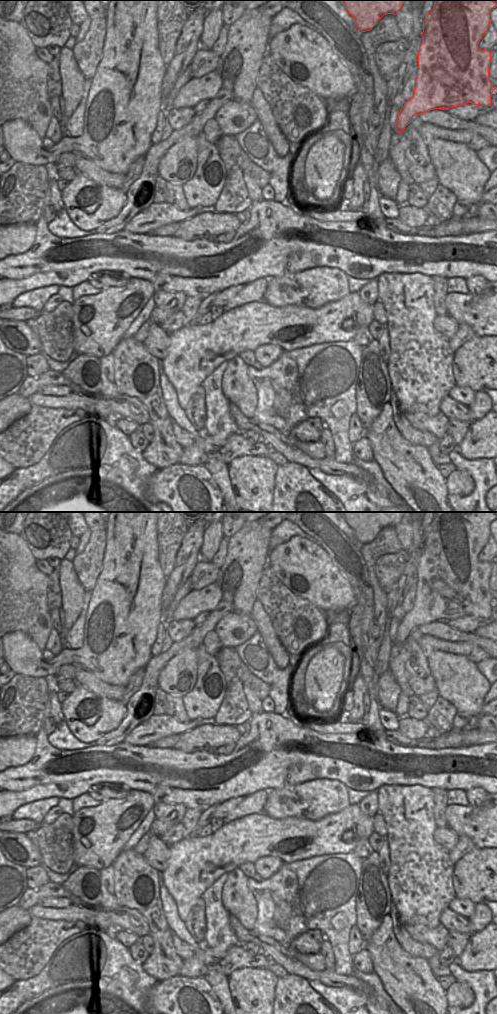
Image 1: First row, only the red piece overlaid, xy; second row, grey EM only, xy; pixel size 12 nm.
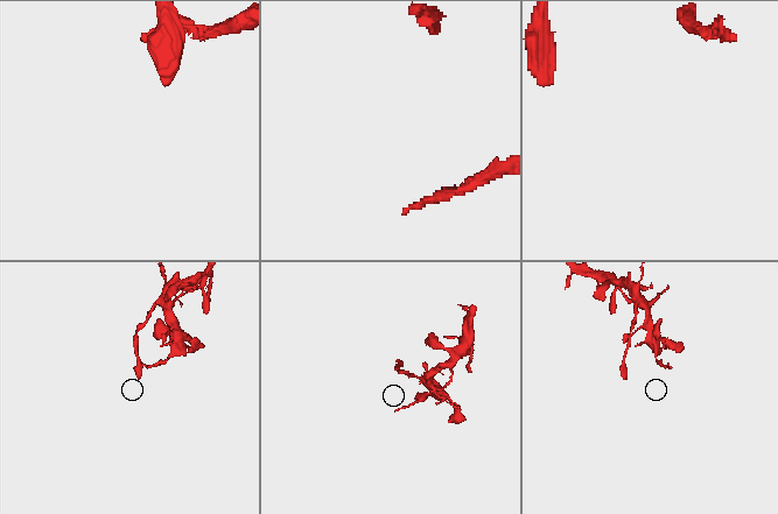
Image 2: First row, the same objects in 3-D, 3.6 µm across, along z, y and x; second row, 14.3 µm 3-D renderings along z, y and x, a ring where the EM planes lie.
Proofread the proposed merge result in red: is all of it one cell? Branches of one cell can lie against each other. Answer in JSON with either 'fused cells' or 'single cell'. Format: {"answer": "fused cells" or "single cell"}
{"answer": "single cell"}

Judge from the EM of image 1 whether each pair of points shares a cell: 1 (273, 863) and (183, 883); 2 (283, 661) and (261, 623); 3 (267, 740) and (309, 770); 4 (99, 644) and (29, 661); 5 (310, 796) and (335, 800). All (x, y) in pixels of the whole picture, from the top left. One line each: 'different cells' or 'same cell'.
1: different cells
2: same cell
3: same cell
4: same cell
5: same cell

